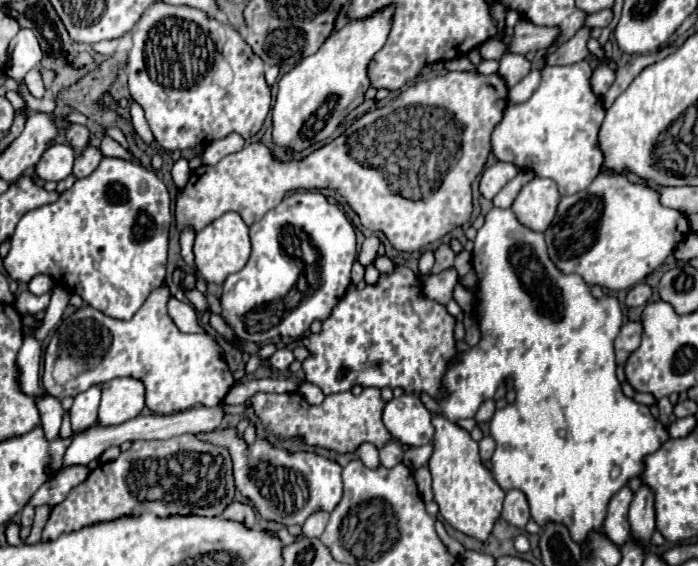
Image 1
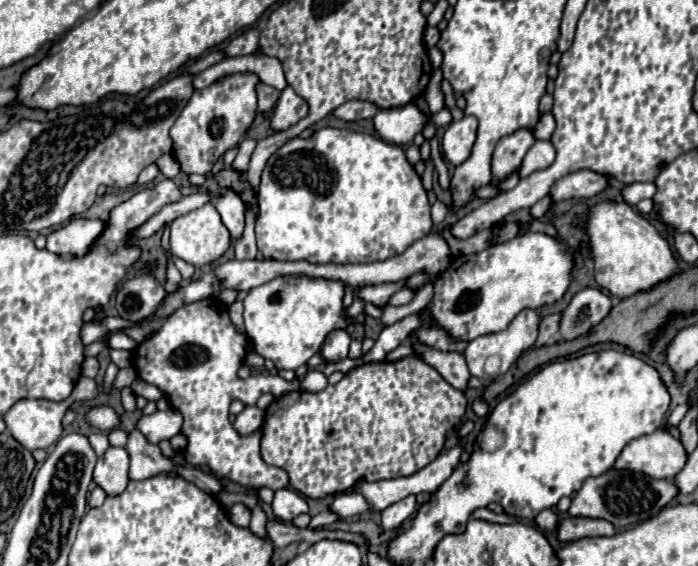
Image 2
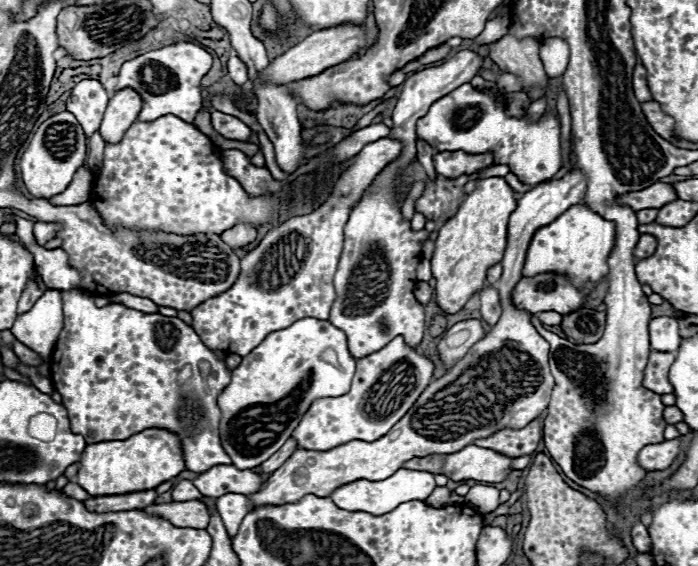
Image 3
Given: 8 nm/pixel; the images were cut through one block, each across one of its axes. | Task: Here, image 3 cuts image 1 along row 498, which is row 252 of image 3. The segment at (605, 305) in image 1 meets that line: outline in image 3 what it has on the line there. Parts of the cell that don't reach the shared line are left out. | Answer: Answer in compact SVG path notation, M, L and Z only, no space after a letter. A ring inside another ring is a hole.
M584 204L570 206L564 214L560 214L552 224L540 228L528 248L524 276L532 278L532 274L540 274L544 270L560 270L560 274L568 274L574 286L584 286L584 282L598 282L608 274L608 254L614 246L614 222L604 220L596 212L592 212Z

